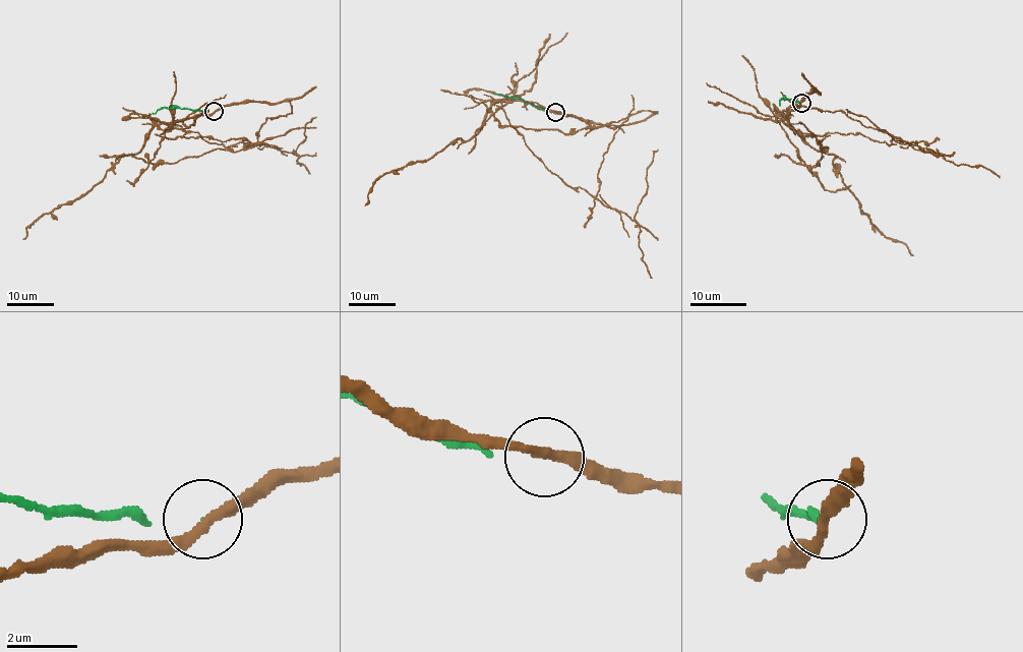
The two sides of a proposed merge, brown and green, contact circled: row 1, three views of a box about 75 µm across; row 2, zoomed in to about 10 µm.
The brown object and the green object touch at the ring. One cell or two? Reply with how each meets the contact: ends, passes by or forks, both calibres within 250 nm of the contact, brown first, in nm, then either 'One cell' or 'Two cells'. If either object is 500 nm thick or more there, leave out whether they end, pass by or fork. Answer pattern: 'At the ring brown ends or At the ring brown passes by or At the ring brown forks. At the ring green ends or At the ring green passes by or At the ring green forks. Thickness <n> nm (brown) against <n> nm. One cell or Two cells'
At the ring brown passes by. At the ring green ends. Thickness 280 nm (brown) against 20 nm. Two cells

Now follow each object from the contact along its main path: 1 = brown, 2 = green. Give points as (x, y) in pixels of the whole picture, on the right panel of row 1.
1: (801, 102), (784, 118), (795, 131), (861, 133), (890, 144), (914, 142), (928, 152), (914, 150), (846, 109)
2: (801, 102), (783, 98), (779, 105)

